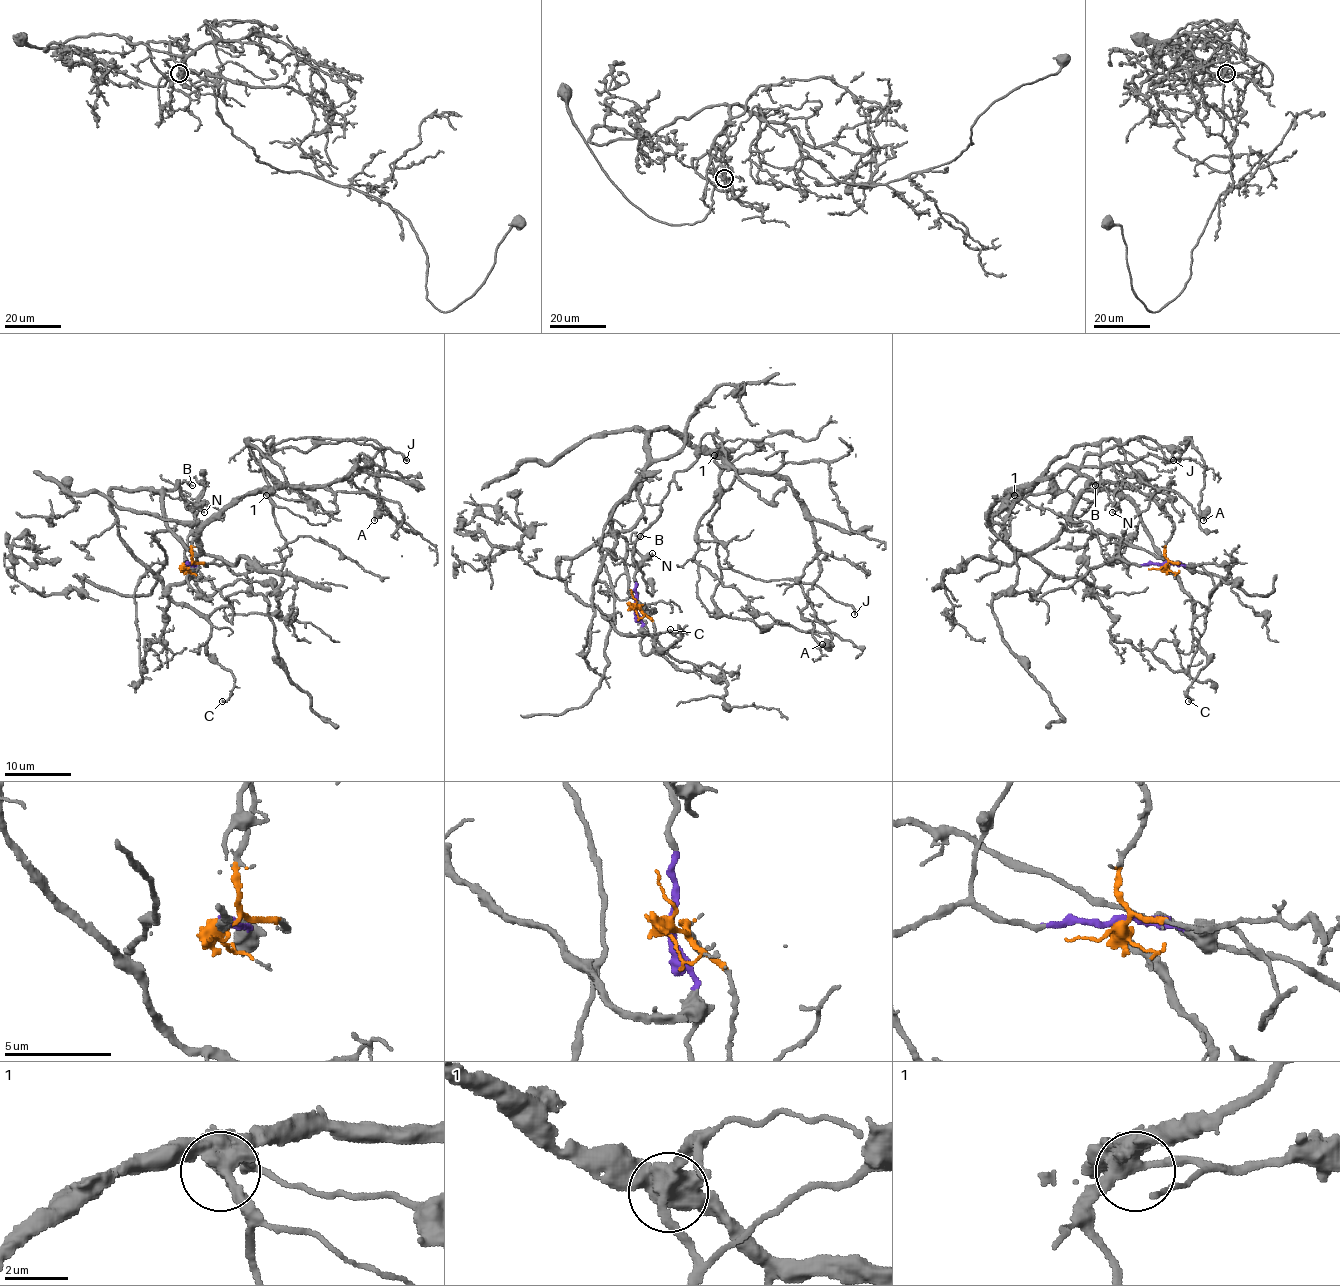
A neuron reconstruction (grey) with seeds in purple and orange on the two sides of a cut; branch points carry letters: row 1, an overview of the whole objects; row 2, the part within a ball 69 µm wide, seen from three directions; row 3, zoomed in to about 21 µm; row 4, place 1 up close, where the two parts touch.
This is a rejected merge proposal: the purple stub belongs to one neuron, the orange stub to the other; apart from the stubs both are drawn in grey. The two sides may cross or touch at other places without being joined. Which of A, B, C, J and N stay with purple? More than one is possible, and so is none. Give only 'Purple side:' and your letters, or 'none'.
Purple side: A, J

